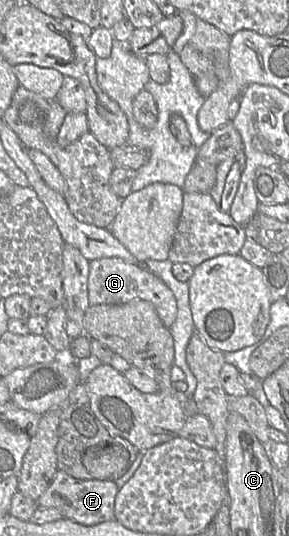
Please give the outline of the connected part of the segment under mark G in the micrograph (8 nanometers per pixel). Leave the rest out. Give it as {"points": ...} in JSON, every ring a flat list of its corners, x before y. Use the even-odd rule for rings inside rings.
{"points":[[105,257,90,261,88,301,90,305,125,304,140,298,151,302,163,324,169,328,177,316,177,301,171,289,142,264,132,264,119,257]]}

